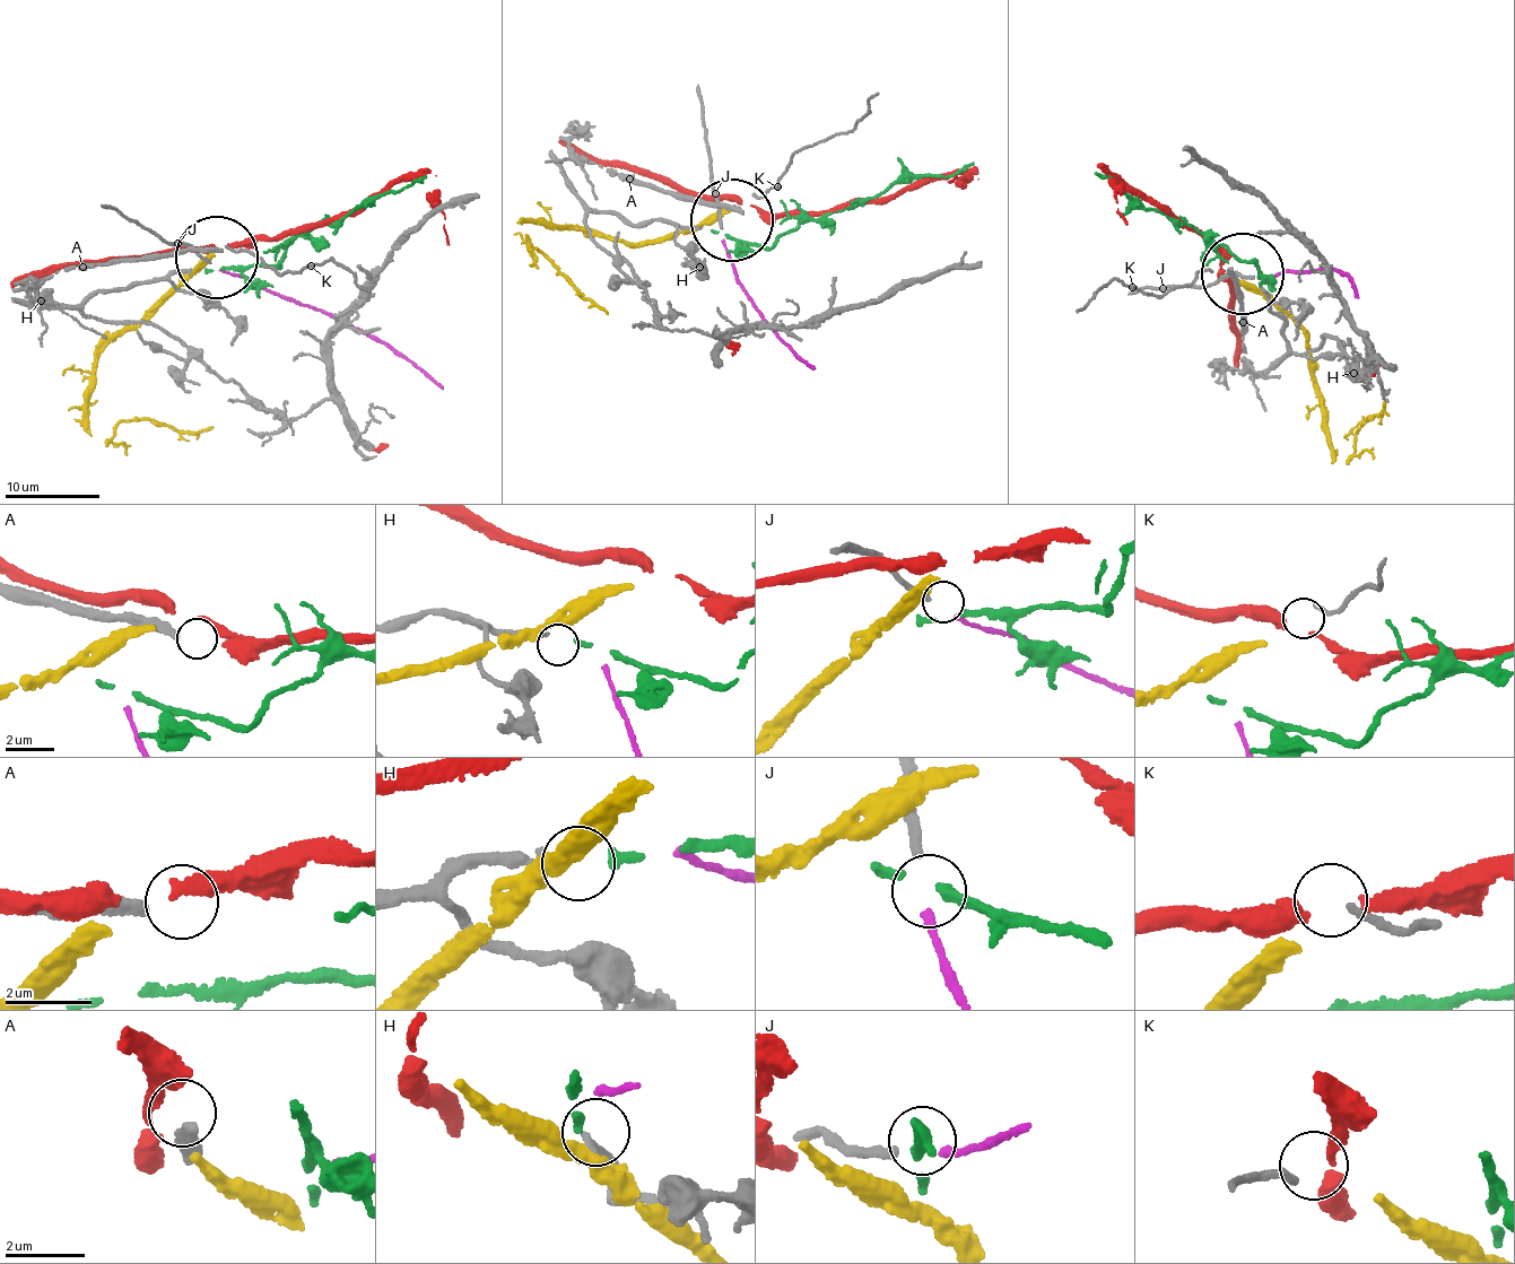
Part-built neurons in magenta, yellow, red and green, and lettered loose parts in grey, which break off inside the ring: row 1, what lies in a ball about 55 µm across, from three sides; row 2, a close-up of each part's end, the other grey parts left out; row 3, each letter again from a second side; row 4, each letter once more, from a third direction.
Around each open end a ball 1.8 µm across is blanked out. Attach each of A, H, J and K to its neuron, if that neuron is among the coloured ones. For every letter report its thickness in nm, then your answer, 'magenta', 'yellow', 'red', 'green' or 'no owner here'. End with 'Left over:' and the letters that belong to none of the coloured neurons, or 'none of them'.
A: 280 nm thick; no owner here
H: 220 nm thick; green
J: 240 nm thick; magenta
K: 170 nm thick; red
Left over: A

